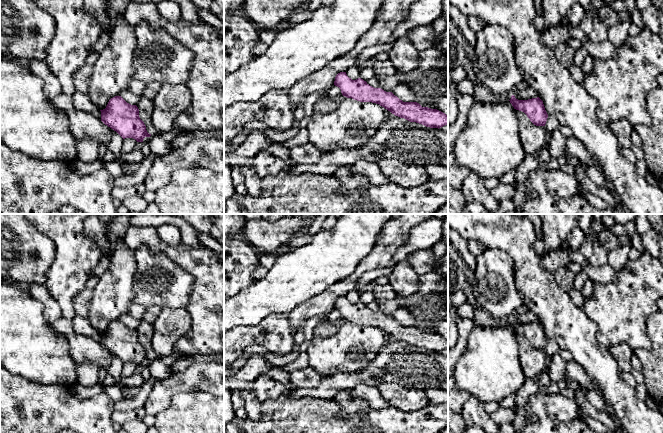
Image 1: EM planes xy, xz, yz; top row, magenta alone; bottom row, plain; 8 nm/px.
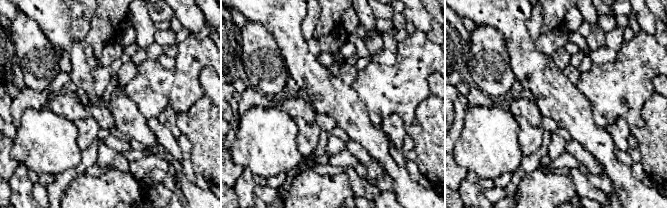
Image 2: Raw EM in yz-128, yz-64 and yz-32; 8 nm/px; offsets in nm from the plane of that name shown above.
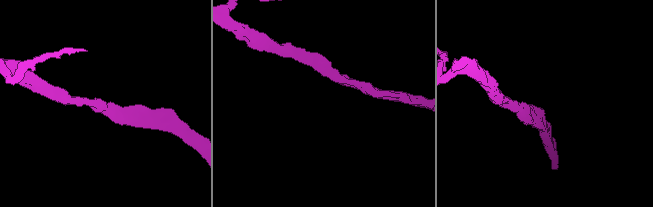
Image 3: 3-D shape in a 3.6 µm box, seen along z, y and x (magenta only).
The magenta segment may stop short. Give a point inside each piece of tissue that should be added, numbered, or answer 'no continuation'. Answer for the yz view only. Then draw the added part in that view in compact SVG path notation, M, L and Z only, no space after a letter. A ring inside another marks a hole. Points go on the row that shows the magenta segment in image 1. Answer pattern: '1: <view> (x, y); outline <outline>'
no continuation

